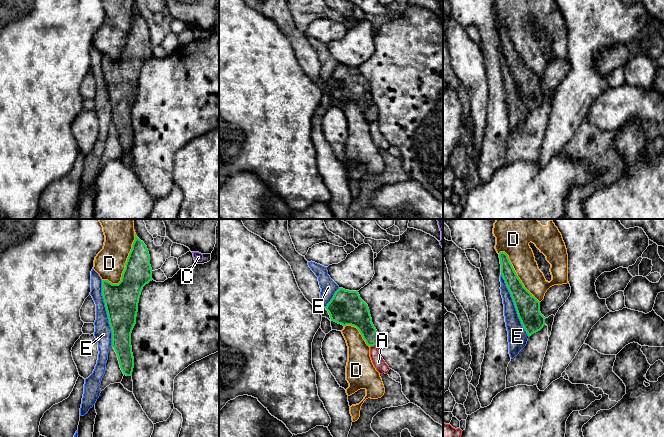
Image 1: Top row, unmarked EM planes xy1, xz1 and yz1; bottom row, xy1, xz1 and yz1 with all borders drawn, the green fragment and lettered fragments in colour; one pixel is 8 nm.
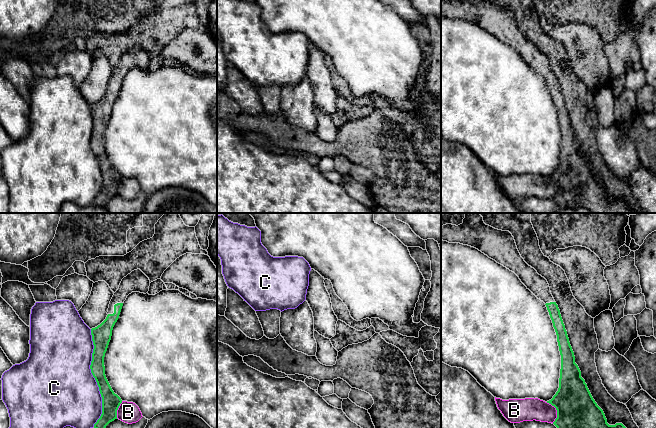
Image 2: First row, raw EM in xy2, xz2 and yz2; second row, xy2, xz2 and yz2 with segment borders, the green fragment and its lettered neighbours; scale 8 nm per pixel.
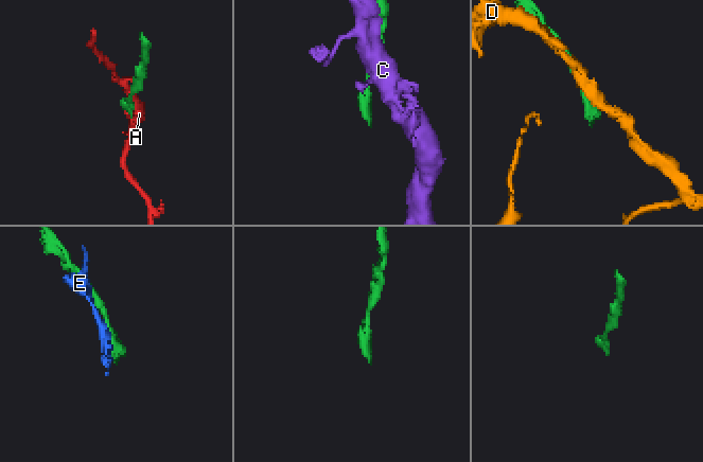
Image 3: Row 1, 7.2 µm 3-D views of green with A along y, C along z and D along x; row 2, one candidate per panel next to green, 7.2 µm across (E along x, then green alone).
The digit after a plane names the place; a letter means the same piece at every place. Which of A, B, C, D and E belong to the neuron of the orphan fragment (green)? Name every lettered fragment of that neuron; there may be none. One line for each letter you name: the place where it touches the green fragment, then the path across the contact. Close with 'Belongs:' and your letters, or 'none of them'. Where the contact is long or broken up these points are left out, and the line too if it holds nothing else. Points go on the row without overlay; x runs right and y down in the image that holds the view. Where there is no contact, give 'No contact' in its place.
Belongs: none of them

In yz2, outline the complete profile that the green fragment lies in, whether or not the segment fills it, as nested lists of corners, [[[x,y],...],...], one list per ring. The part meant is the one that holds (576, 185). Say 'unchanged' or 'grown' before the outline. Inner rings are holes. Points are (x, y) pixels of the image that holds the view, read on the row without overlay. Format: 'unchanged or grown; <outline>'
grown; [[[446,0],[441,3],[441,16],[478,25],[514,48],[527,65],[545,79],[561,131],[559,164],[553,174],[547,177],[557,186],[553,200],[559,209],[584,207],[591,213],[636,213],[622,199],[607,199],[603,186],[593,175],[575,139],[560,86],[547,56],[524,37],[512,10],[486,0]]]

